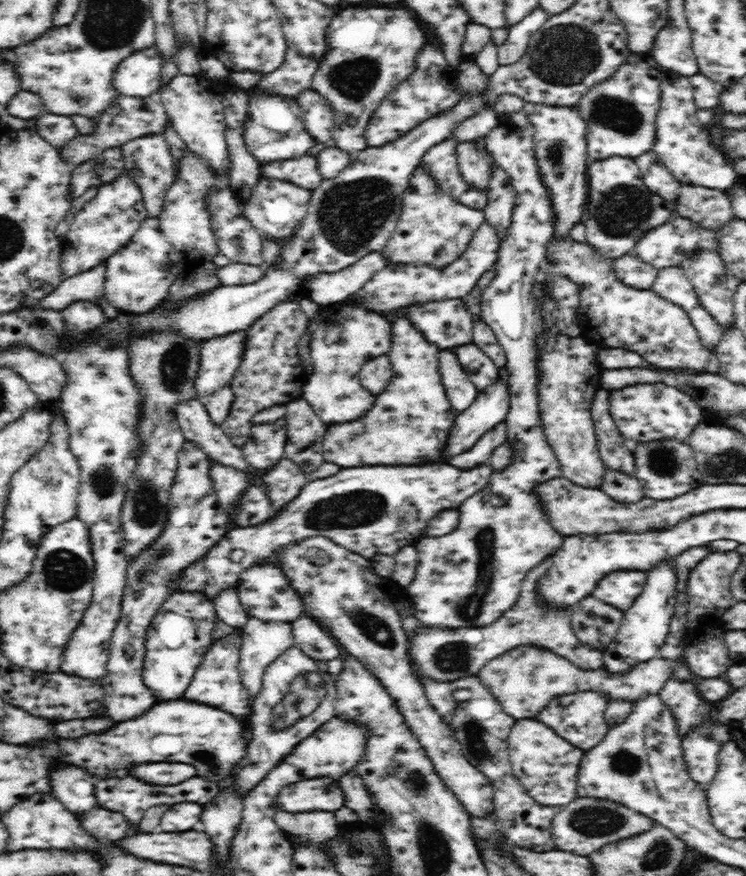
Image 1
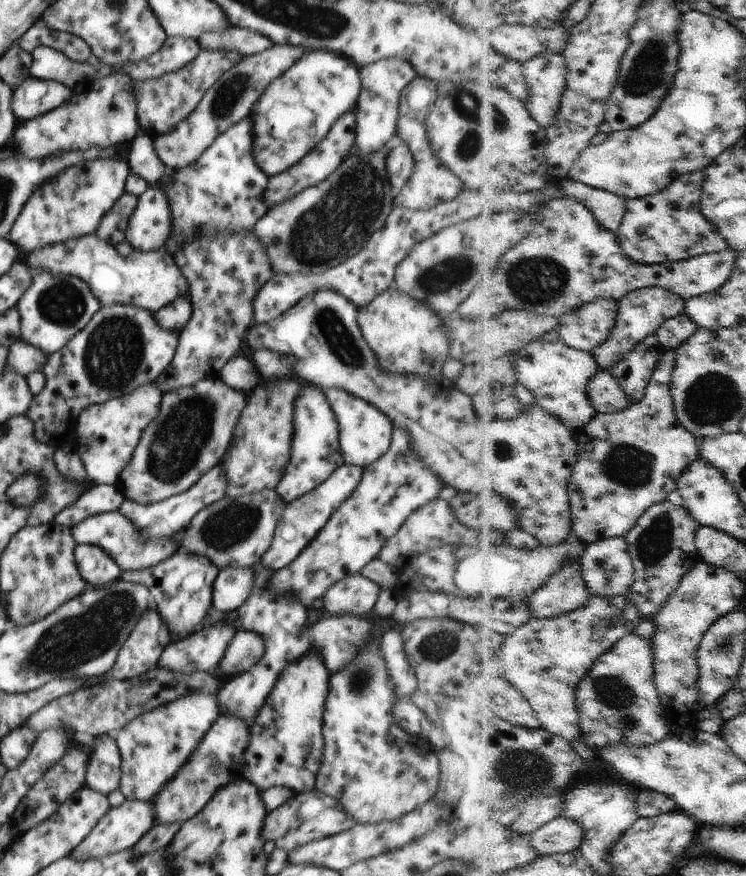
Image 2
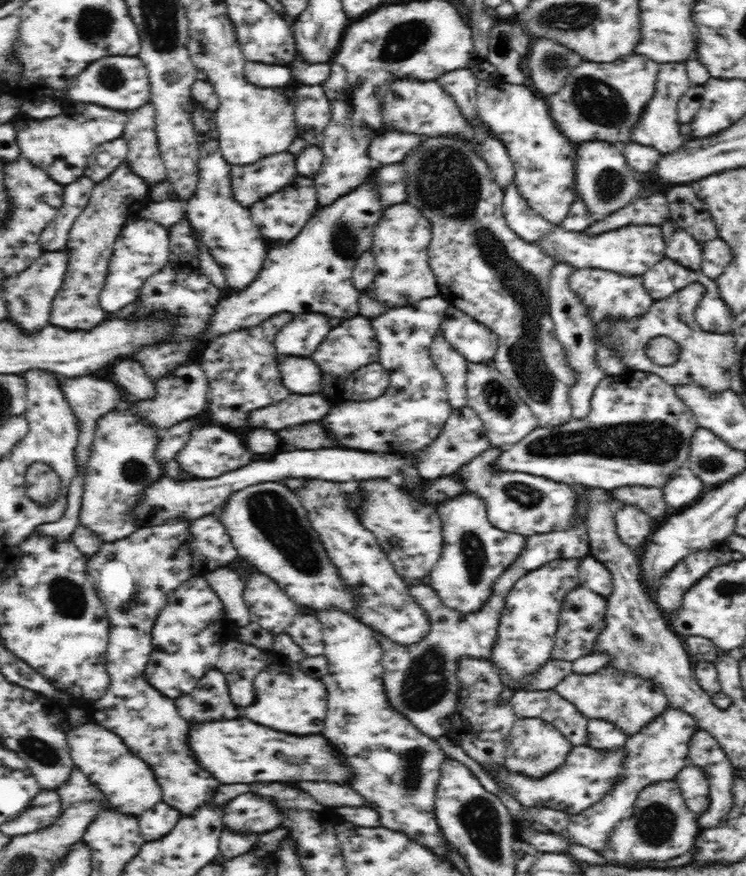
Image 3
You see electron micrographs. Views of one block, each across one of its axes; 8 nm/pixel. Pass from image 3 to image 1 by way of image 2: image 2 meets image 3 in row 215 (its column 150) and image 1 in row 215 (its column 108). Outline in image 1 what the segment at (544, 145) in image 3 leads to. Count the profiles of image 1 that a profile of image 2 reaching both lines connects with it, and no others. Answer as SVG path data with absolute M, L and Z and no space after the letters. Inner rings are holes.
M523 110L504 114L500 122L490 128L482 139L495 164L500 165L508 173L515 192L511 226L508 228L506 238L499 245L495 277L490 281L490 286L482 290L479 303L481 320L495 332L507 356L504 368L508 371L507 391L510 410L504 423L507 426L506 438L512 445L515 457L506 468L494 471L490 475L492 484L486 484L484 490L470 496L458 508L460 516L454 532L443 537L418 538L414 542L418 564L416 564L415 578L407 586L407 592L414 602L414 615L420 624L436 629L486 626L498 620L502 612L506 612L508 608L512 608L512 604L516 604L526 573L546 557L552 556L565 539L552 528L549 518L543 511L542 500L536 498L535 494L536 482L562 477L561 464L541 427L537 395L538 356L535 349L535 338L542 331L542 324L537 314L539 302L534 297L534 286L538 281L536 279L538 274L542 272L546 263L546 244L554 237L556 215L552 209L550 193L538 171L536 153L534 153L534 125L528 121L528 115Z

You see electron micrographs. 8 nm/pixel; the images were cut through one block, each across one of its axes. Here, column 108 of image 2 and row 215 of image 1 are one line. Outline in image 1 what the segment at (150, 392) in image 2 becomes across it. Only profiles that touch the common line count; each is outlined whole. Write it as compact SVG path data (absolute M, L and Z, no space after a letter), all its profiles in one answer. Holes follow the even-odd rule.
M425 164L414 170L404 191L401 213L394 234L381 251L388 264L436 267L444 269L468 249L474 234L485 224L482 210L474 210L446 194L431 177Z

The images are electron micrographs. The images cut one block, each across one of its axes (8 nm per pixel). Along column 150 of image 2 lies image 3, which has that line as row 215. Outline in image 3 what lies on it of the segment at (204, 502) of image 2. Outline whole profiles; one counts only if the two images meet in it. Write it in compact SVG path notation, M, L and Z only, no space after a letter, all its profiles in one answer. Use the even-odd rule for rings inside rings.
M515 182L503 190L503 213L508 227L530 244L536 245L538 240L544 240L550 234L550 230L557 227L557 224L548 222L530 208L526 199L520 195Z

